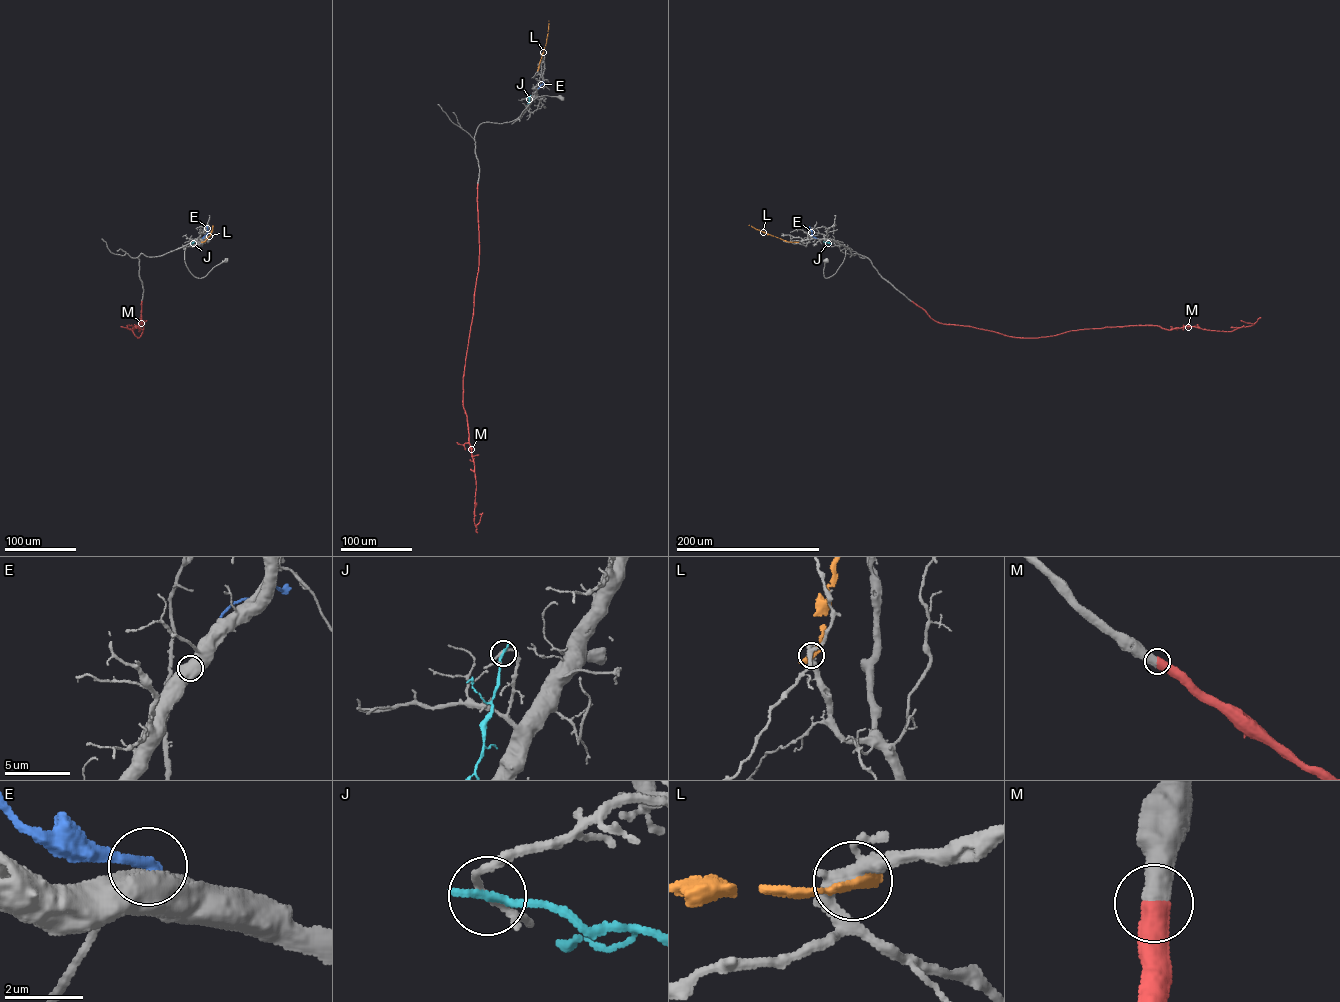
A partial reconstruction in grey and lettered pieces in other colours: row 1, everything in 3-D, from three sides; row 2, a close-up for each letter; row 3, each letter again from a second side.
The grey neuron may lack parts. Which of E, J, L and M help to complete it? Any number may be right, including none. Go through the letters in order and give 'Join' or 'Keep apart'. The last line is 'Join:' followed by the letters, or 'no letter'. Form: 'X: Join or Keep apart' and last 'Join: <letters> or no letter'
E: Keep apart
J: Keep apart
L: Keep apart
M: Join
Join: M

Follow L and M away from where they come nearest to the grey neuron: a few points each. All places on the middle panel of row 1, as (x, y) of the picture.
L: (538, 70), (548, 20)
M: (477, 184), (478, 271), (463, 377), (463, 406), (476, 477), (475, 525), (482, 512)

